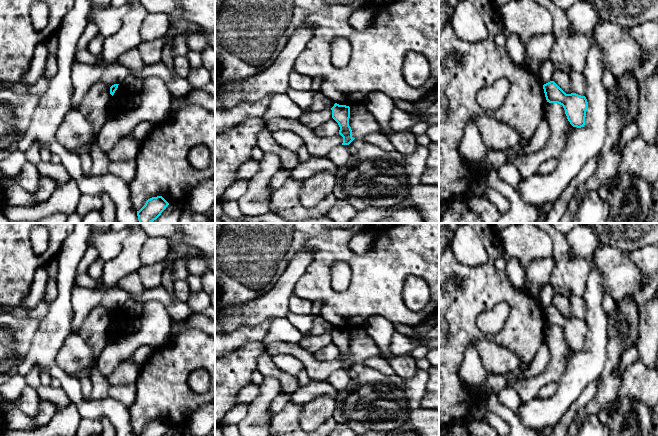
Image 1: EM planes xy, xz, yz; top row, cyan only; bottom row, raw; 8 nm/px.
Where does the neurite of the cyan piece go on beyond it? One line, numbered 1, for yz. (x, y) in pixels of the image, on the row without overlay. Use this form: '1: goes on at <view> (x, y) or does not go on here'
1: does not go on here

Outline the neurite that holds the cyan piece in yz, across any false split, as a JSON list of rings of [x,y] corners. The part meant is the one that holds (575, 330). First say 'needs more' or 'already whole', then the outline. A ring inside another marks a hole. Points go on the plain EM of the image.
already whole; [[[554,305],[543,309],[547,326],[563,330],[568,345],[573,351],[585,349],[588,326],[585,320],[576,317],[566,318]]]

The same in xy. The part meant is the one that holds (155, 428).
already whole; [[[162,420],[152,421],[137,436],[163,436],[168,429],[169,427]]]

